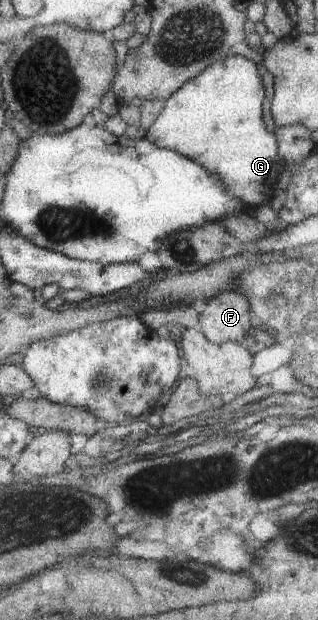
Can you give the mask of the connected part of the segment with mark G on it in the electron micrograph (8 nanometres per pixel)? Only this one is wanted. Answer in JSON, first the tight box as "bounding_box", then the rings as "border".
{"bounding_box":[145,56,286,209],"border":[[[230,56],[217,61],[165,102],[166,109],[150,127],[150,131],[145,132],[146,138],[158,147],[189,157],[206,167],[212,175],[218,175],[218,179],[222,179],[222,183],[226,185],[226,191],[237,196],[246,209],[269,204],[276,197],[278,181],[286,164],[278,153],[277,135],[266,127],[263,110],[265,84],[254,62],[242,56]]]}

